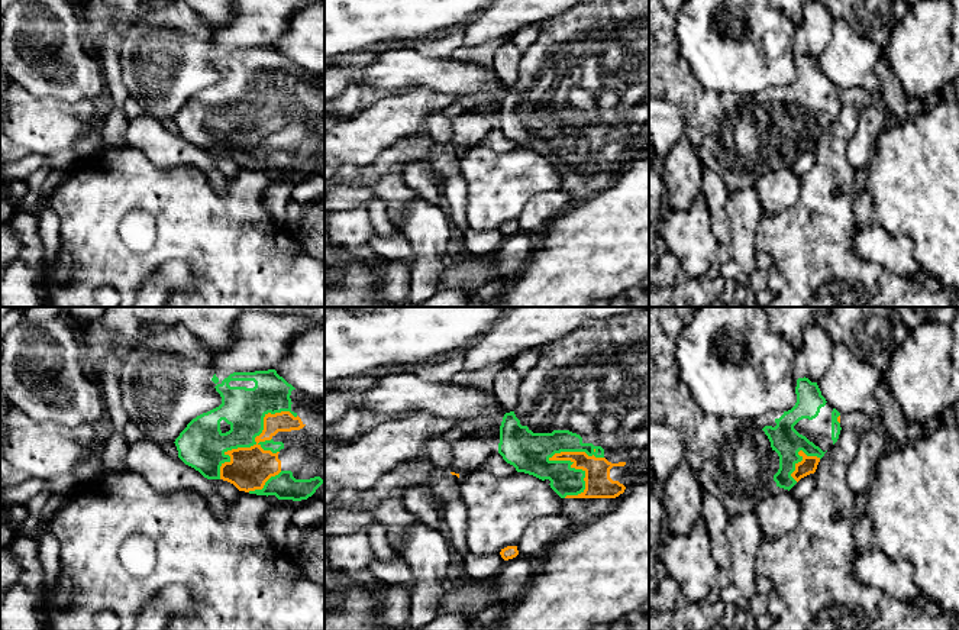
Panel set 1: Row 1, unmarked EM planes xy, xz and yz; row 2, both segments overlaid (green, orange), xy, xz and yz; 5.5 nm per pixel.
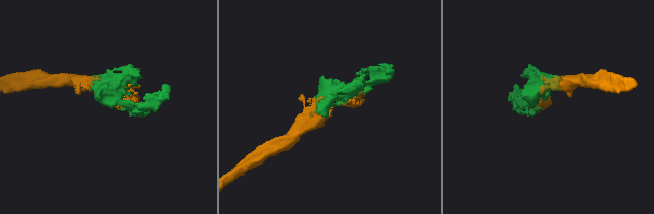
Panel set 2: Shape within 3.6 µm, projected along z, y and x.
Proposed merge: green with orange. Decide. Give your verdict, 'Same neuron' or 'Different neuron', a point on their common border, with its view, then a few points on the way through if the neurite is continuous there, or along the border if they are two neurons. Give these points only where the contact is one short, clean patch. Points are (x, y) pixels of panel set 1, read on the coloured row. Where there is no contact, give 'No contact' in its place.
Same neuron. Touches green at xy (255, 442)

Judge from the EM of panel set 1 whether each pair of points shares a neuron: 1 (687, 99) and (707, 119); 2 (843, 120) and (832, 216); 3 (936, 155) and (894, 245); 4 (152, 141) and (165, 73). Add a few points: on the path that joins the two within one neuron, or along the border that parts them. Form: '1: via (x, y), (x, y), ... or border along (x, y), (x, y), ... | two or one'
1: via (691, 103), (703, 115) | one
2: via (832, 144), (829, 193) | one
3: border along (875, 219), (911, 242), (917, 264) | two
4: border along (147, 115), (158, 120) | two

